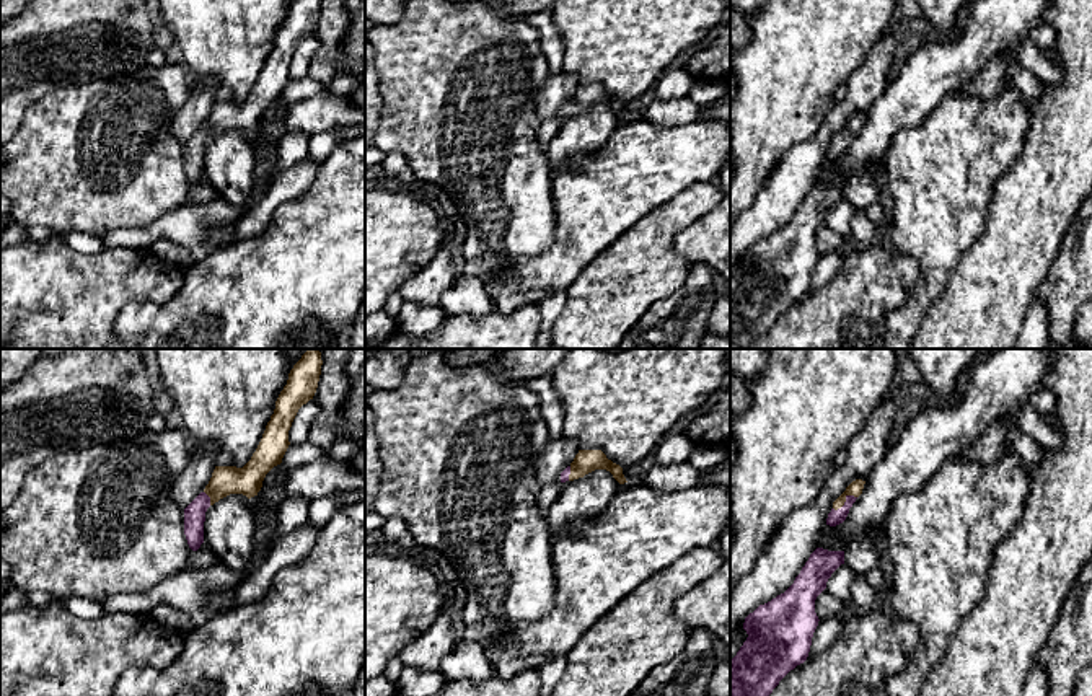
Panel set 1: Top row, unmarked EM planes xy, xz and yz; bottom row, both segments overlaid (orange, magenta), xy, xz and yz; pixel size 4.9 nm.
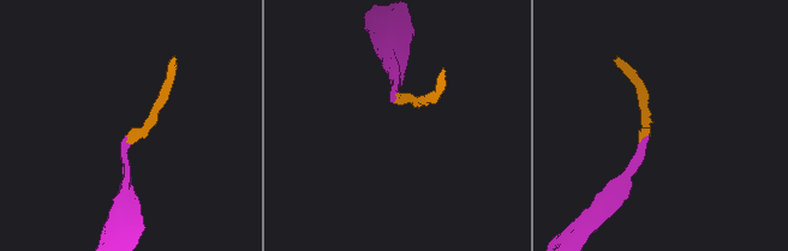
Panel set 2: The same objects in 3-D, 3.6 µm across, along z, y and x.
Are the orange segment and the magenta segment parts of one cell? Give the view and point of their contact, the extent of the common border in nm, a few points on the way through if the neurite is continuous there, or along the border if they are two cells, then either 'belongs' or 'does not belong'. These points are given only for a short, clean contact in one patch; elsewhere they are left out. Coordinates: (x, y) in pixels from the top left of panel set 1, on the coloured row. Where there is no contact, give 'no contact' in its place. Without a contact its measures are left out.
yz (845, 501) | 140 nm | across yz (854, 488), (845, 501), (835, 517) | belongs

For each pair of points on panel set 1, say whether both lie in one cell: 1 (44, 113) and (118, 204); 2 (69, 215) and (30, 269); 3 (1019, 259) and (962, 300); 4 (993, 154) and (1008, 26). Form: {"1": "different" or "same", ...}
{"1": "same", "2": "different", "3": "same", "4": "different"}

